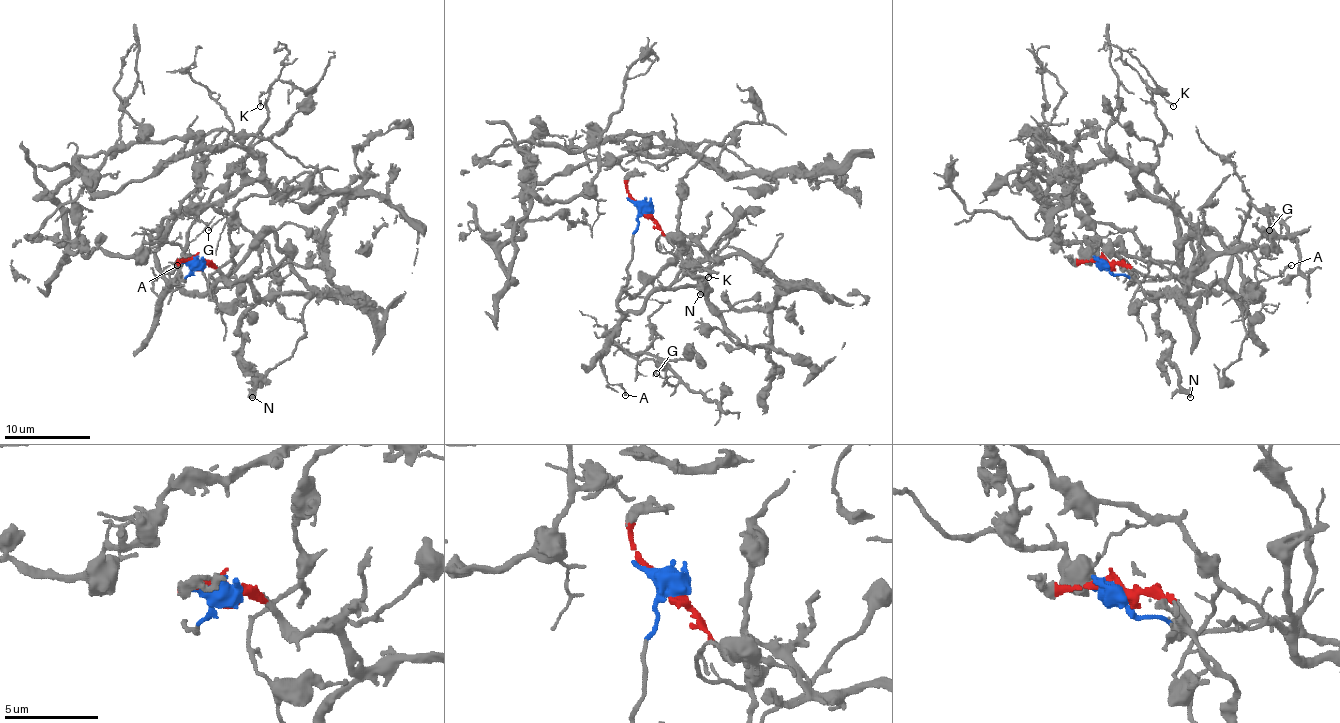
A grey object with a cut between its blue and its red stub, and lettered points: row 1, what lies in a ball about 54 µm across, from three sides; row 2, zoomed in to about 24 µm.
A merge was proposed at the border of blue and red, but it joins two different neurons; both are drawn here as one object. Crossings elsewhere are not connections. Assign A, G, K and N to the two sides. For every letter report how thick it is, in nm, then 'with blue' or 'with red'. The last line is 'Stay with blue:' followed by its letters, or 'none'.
A: calibre 130 nm; with blue
G: calibre 110 nm; with blue
K: calibre 140 nm; with blue
N: calibre 400 nm; with red
Stay with blue: A, G, K

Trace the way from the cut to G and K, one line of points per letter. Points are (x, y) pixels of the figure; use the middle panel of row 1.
G: (643, 209), (619, 297), (621, 323), (604, 335), (619, 348), (660, 359), (673, 376), (656, 374)
K: (643, 209), (632, 237), (626, 290), (634, 295), (688, 256), (701, 267), (709, 267), (716, 256), (707, 277)

